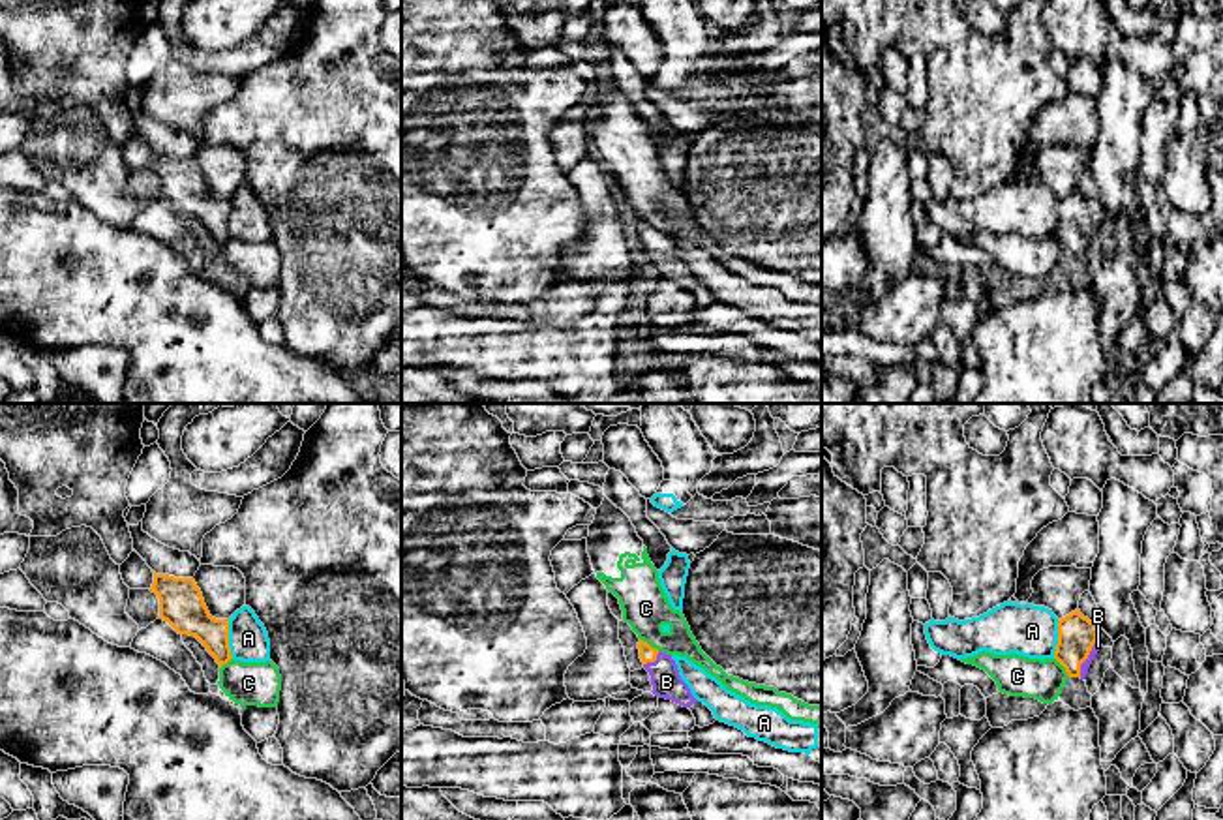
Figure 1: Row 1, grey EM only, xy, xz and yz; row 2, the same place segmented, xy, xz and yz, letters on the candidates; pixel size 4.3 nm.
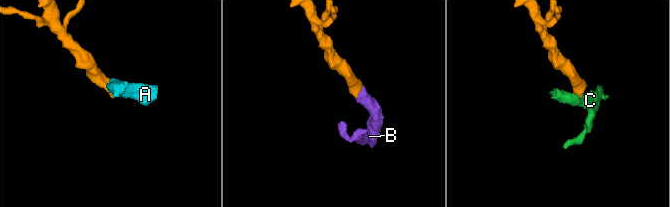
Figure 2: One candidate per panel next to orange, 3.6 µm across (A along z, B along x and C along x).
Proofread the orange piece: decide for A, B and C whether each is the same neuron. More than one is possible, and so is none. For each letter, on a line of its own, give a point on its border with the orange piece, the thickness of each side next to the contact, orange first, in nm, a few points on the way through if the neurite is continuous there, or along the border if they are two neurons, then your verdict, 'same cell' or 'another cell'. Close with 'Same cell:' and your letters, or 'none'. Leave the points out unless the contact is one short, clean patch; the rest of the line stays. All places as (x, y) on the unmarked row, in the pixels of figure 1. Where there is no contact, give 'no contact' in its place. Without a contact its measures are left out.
A: meets orange in xy at (227, 218); 190 nm thick on the orange side, 170 nm on the other; border along xy (227, 199), (227, 226), (233, 237); another cell
B: meets orange in yz at (1087, 237); 160 nm thick on the orange side, 40 nm on the other; runs through yz (1077, 214), (1077, 227), (1087, 237), (1098, 226); same cell
C: meets orange in xz at (648, 224); 70 nm thick on the orange side, 200 nm on the other; border along xz (640, 218), (659, 229); another cell
Same cell: B

